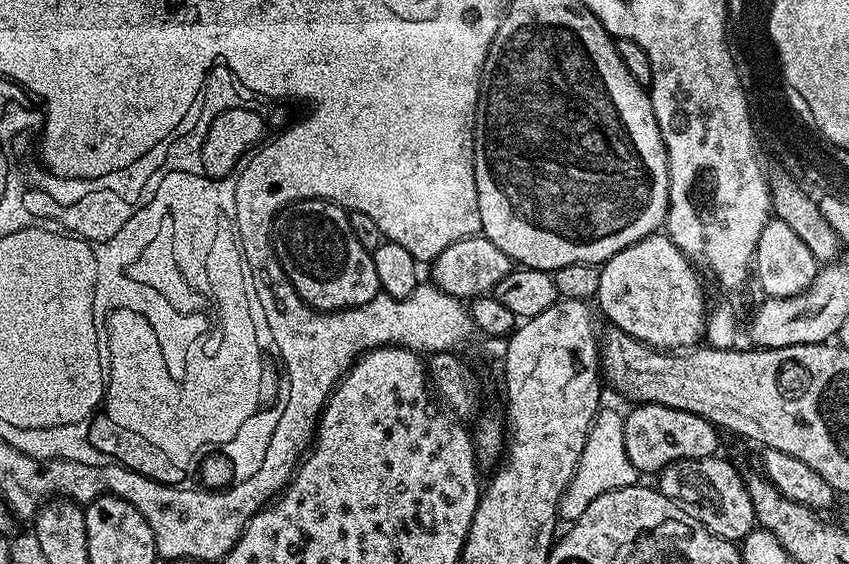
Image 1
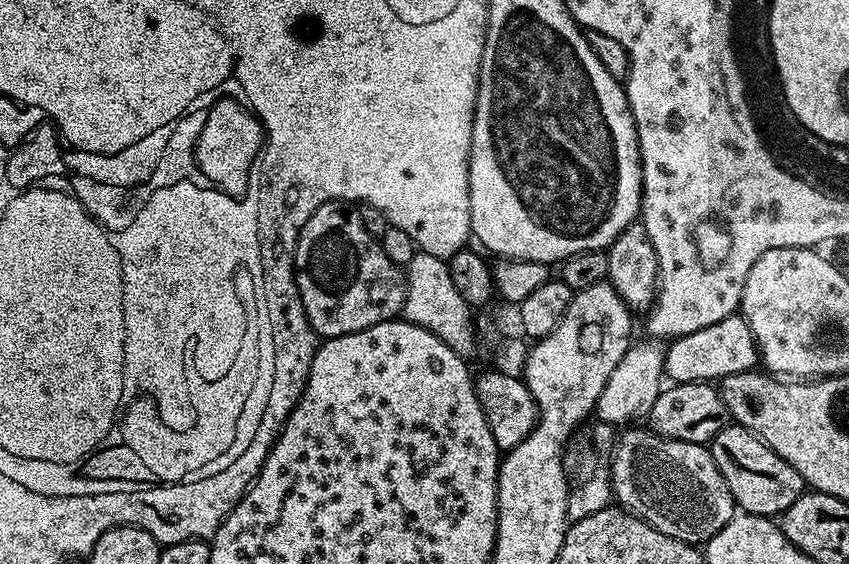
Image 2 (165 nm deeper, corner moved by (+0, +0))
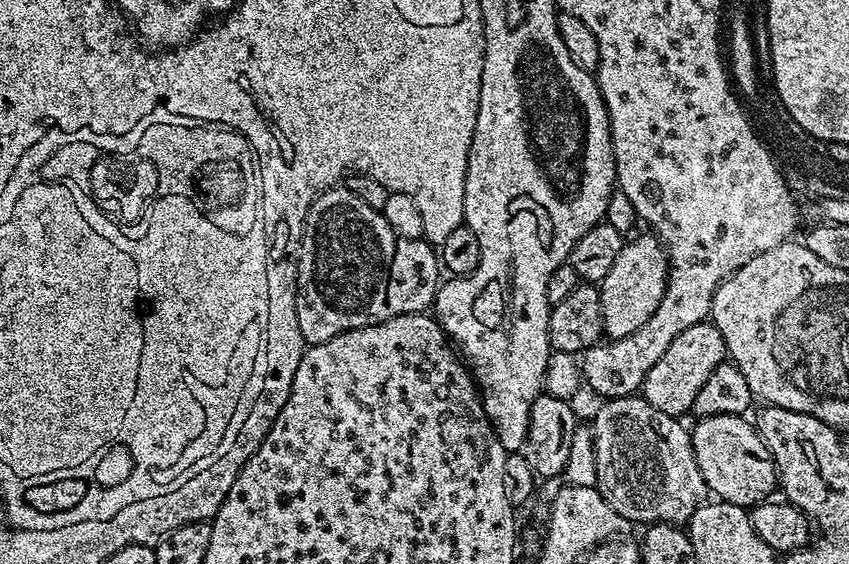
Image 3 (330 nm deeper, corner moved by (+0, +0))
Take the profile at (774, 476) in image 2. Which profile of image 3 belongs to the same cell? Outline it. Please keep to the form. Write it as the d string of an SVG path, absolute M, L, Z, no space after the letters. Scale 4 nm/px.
M730 414L701 416L695 421L696 425L691 425L690 431L694 458L698 462L698 470L702 470L709 493L727 504L751 509L763 504L777 491L778 477L770 450L760 433L746 421L744 416Z

